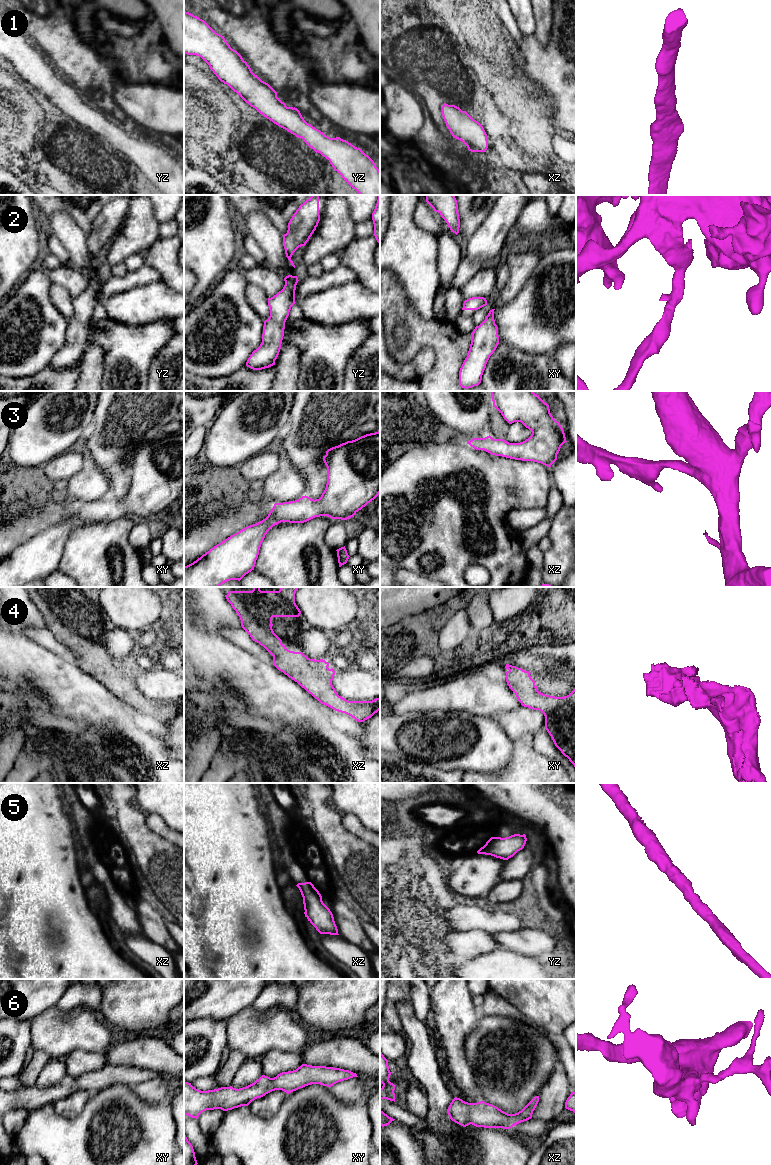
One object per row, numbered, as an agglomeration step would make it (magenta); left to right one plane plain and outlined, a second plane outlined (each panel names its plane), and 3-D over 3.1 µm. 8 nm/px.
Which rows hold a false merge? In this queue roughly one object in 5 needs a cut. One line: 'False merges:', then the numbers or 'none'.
False merges: none

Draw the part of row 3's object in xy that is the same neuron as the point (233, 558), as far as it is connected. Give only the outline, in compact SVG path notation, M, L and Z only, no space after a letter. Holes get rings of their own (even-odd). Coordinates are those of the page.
M380 431L366 434L328 449L323 461L327 467L327 484L319 499L314 500L305 495L295 501L275 503L265 519L231 535L193 563L184 566L184 587L219 587L230 580L240 581L246 574L254 570L261 544L273 526L281 522L304 523L320 516L328 516L333 520L347 520L354 517L359 510L380 494Z

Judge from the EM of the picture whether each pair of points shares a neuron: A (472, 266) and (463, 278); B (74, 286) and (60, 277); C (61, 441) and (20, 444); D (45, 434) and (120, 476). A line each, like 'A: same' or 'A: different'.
A: same
B: same
C: same
D: different

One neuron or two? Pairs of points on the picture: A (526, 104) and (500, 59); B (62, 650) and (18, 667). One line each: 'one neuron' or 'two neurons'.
A: one neuron
B: two neurons

